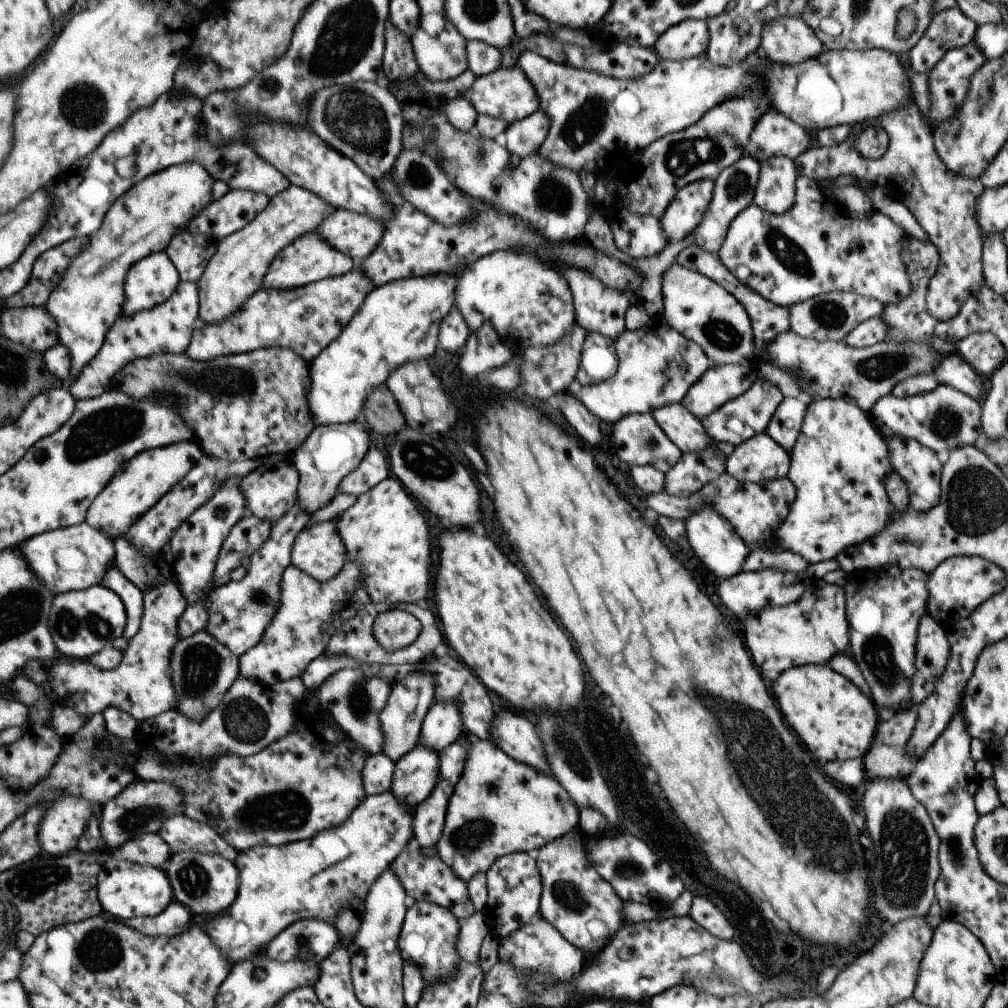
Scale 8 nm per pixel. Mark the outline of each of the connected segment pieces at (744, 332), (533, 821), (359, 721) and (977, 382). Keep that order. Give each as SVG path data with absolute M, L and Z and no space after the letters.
M673 262L661 276L661 296L662 317L675 332L700 346L711 366L754 364L749 318L739 302L721 286Z
M466 730L457 739L463 739L468 745L466 760L458 784L448 799L442 832L434 850L459 881L466 884L475 874L486 873L503 855L515 851L534 854L555 838L577 831L578 809L553 776L514 762L491 740L476 738Z
M359 668L340 669L331 674L331 677L328 677L315 691L321 710L365 754L373 755L382 753L384 737L378 719L392 686L393 684L389 684L383 677L367 677Z
M955 352L942 358L934 374L939 385L949 386L975 401L983 392L983 382L977 372Z

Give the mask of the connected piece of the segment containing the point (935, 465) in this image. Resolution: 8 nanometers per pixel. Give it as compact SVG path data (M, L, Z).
M891 435L886 440L887 459L892 471L901 476L909 492L908 506L913 511L927 511L938 501L940 492L940 470L942 463L936 455L925 446L912 439L903 439L899 435Z

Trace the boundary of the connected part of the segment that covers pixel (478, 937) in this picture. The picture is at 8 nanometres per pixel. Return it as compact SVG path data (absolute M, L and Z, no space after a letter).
M481 912L471 914L459 927L454 950L461 960L478 965L479 948L487 931Z

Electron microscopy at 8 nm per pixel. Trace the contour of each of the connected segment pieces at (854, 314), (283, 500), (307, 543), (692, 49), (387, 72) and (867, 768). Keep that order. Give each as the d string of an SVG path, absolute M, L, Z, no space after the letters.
M848 291L824 293L788 308L788 328L799 337L815 341L839 341L861 322L882 314L884 305L877 300Z
M290 462L273 468L260 465L238 480L246 512L259 519L275 523L296 500L297 472Z
M333 521L307 525L296 536L290 565L318 582L335 577L346 562L346 551Z
M685 19L660 34L653 49L659 59L677 62L703 56L707 43L707 19Z
M389 21L385 28L385 47L382 56L384 76L393 82L413 78L420 71L414 58L410 38L397 32Z
M875 740L861 760L866 781L875 777L905 780L914 770L919 758L906 751L904 746L891 747Z

